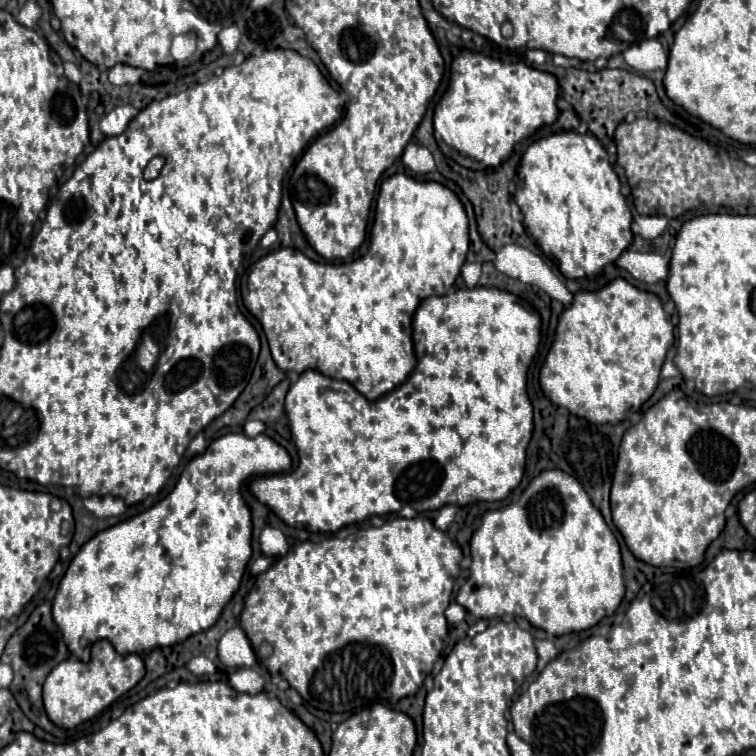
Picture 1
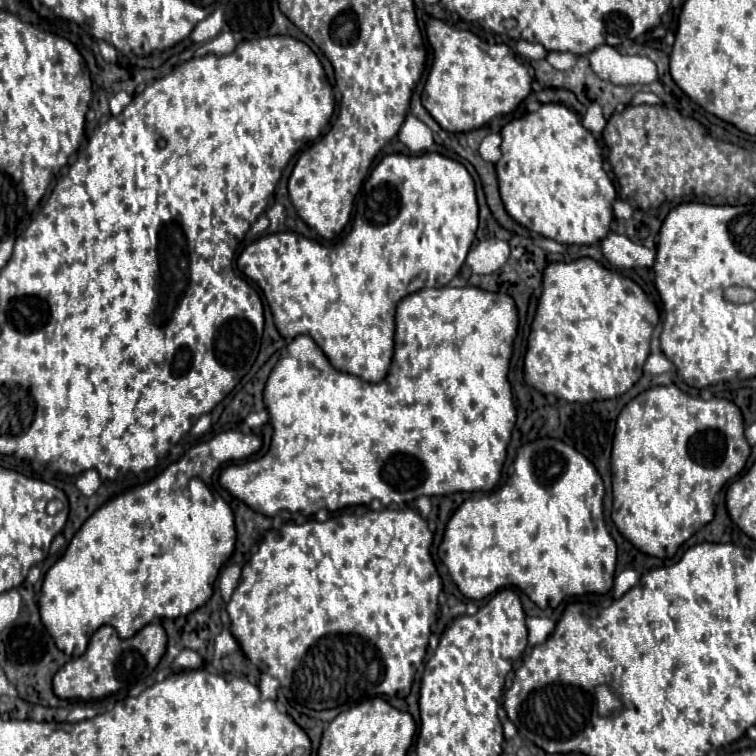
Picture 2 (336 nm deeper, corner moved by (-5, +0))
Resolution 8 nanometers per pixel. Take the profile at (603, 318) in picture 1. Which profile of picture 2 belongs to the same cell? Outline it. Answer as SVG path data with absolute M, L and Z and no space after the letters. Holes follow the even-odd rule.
M579 258L573 262L551 262L545 272L543 272L543 292L539 296L539 304L535 310L535 318L531 324L531 332L527 338L527 352L525 352L525 362L523 362L523 378L529 386L537 388L543 394L553 394L557 398L563 398L567 402L593 402L593 400L607 400L607 398L617 398L619 394L625 394L643 374L643 364L649 356L649 342L651 342L651 334L653 328L659 322L659 312L655 308L655 304L645 296L645 292L629 278L611 272L607 268L603 268L599 262L595 262L593 258Z

